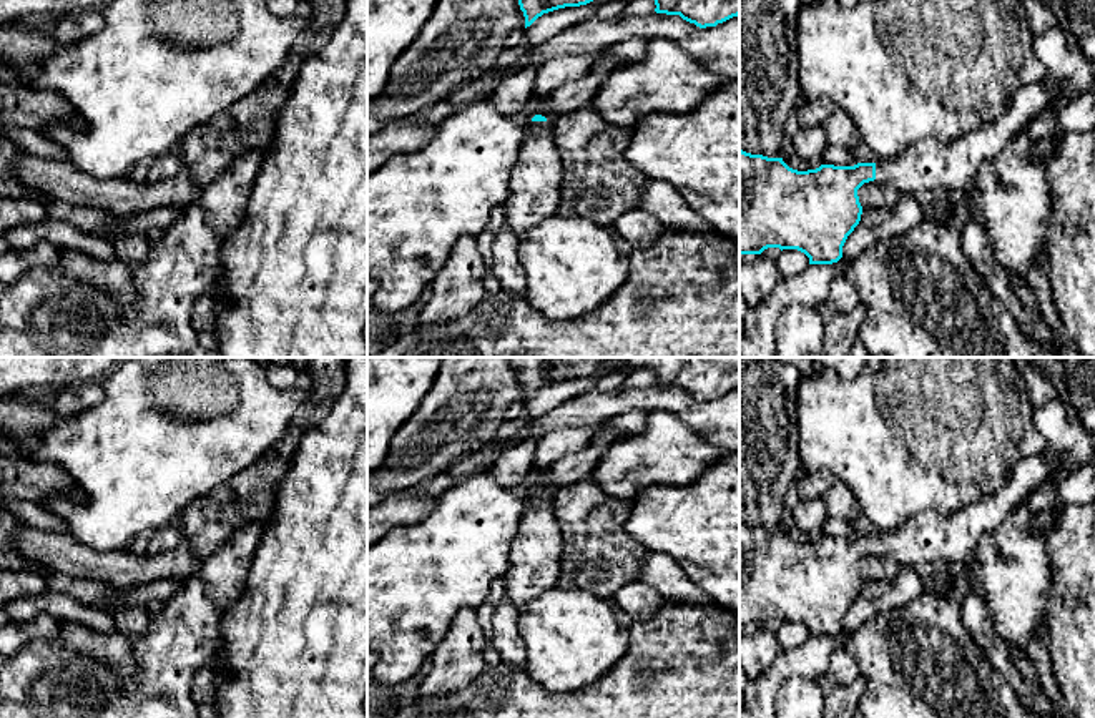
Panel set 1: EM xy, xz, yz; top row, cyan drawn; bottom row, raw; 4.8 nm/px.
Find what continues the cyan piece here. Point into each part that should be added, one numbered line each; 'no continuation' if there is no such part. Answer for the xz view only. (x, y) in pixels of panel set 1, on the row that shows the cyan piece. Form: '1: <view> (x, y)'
1: xz (535, 180)

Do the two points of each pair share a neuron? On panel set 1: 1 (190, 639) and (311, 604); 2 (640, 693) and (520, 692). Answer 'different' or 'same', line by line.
1: different
2: same

